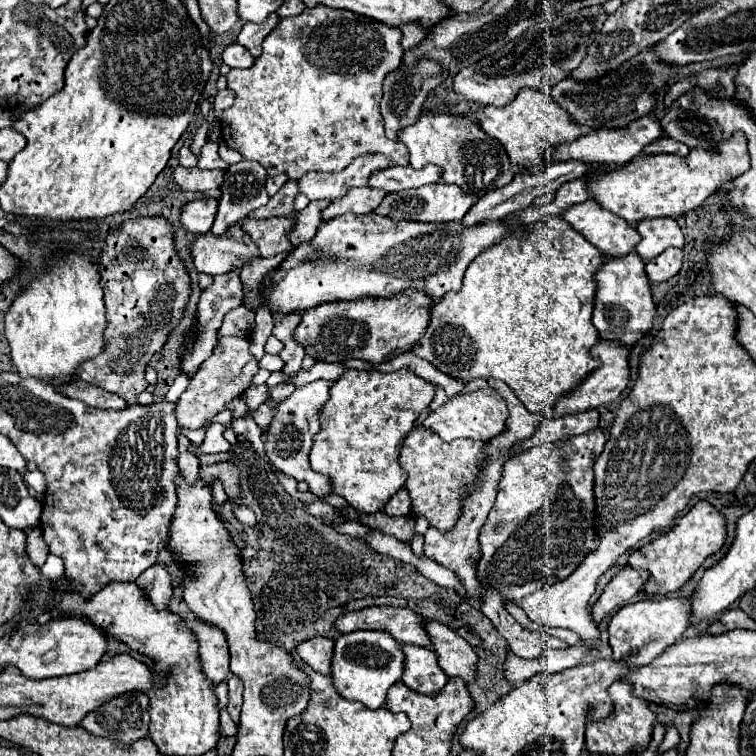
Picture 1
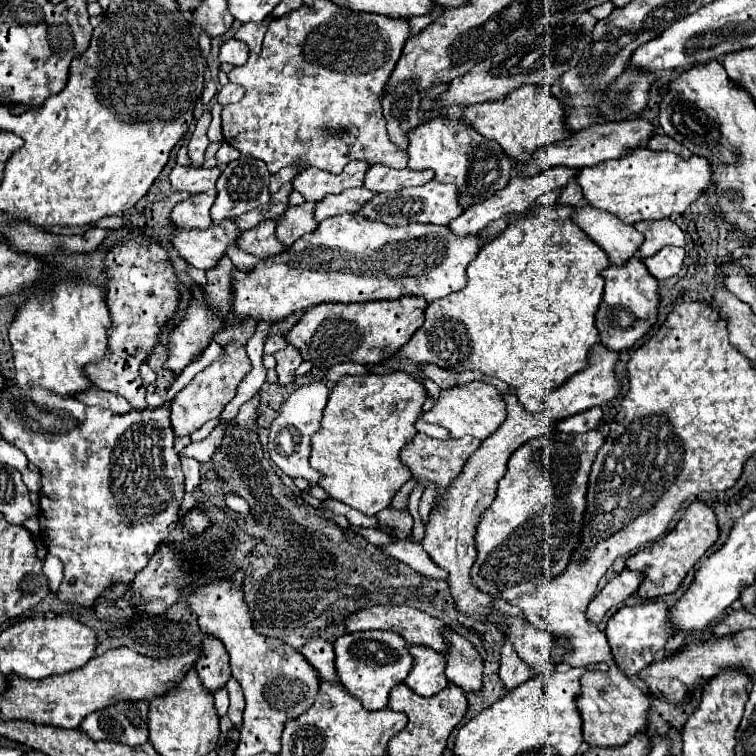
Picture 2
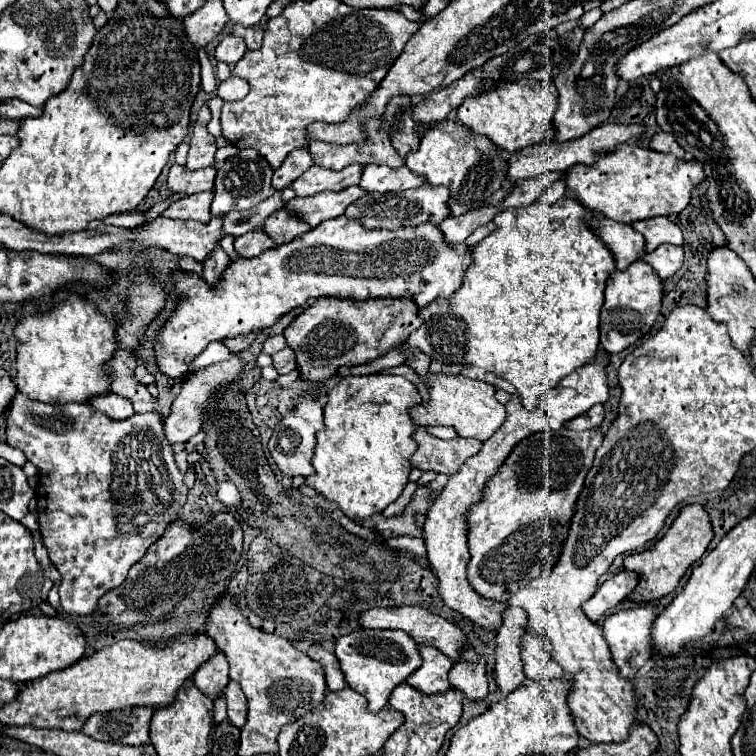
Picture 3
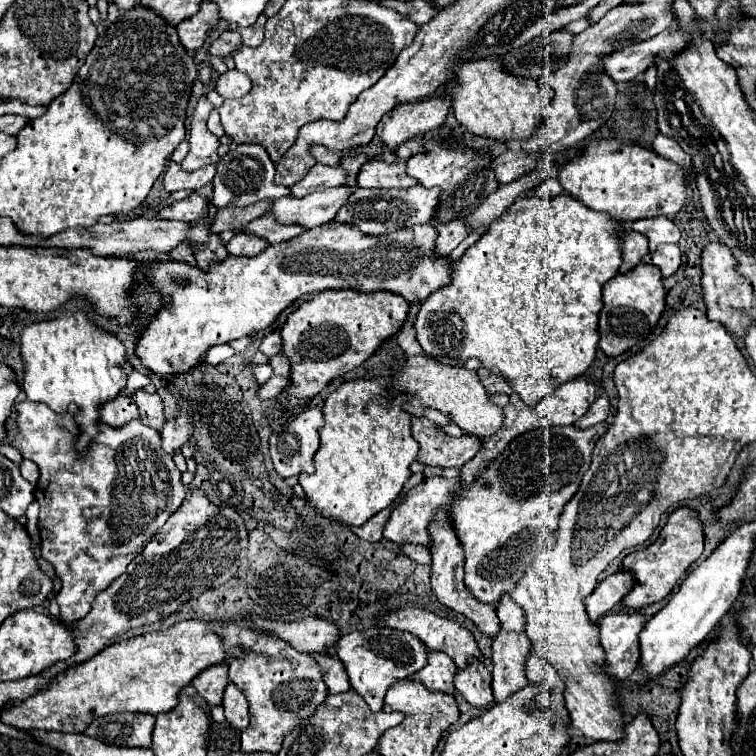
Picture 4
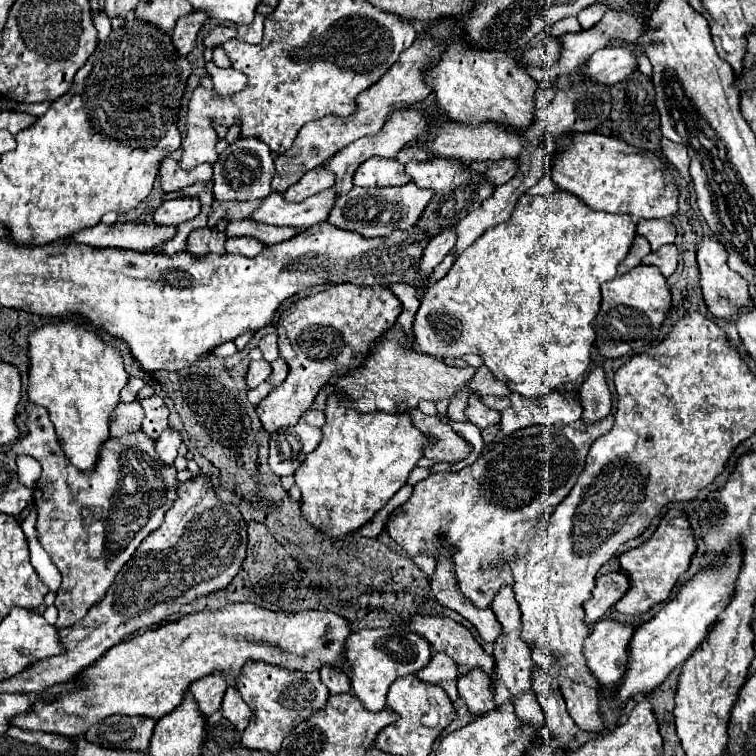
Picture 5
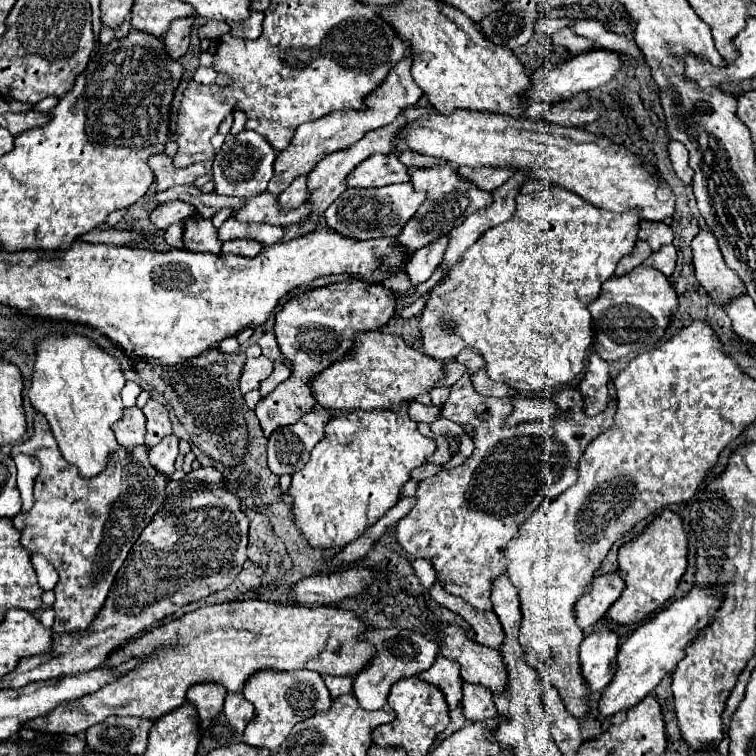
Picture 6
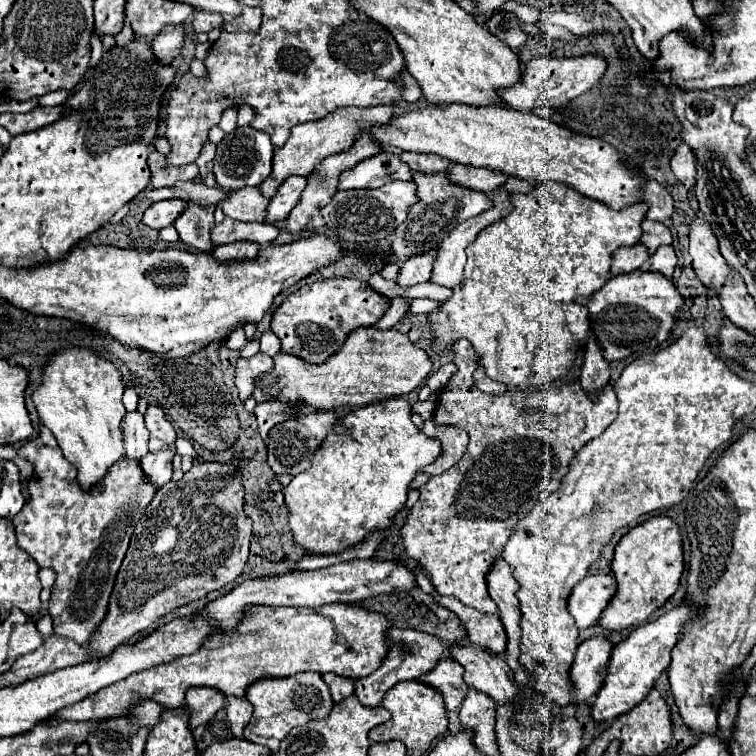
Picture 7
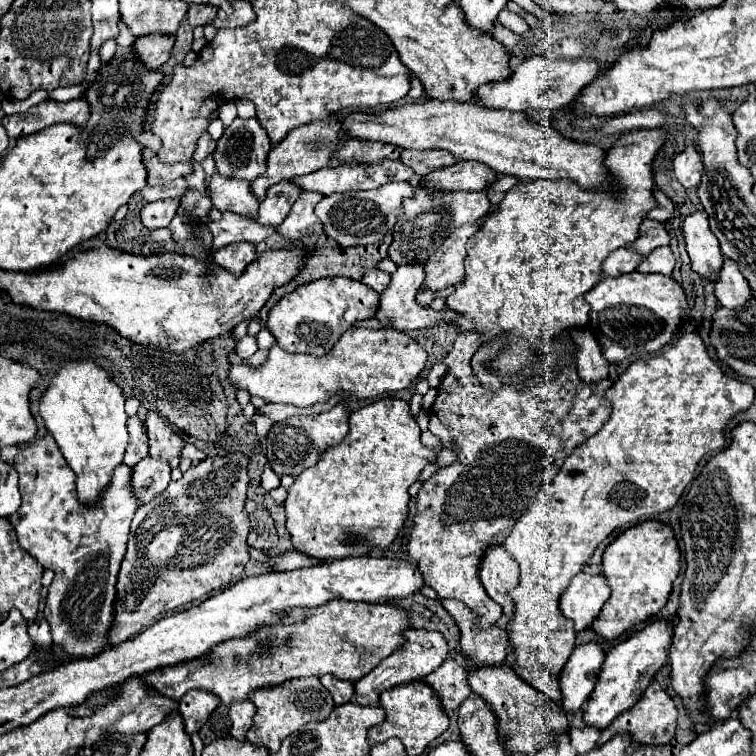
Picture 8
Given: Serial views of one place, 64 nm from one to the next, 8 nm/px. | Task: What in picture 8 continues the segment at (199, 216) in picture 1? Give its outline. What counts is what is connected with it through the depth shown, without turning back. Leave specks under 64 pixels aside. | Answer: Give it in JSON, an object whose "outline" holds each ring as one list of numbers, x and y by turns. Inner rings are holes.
{"outline":[[176,198,150,202,150,204,146,204,142,208,140,220,150,230,154,230,154,228,166,228,172,222,172,218,176,216,178,206,180,206,180,200,176,200]]}

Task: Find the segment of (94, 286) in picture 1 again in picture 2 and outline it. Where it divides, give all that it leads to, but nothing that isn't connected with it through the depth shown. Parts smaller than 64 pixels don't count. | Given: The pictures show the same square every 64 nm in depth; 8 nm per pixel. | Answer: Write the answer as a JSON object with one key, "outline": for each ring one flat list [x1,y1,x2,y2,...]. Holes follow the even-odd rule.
{"outline":[[62,282,44,298,20,306,8,336,14,350,18,388,44,388,60,396,74,396,92,388,84,368,108,350,108,326,112,326,106,300,96,286]]}

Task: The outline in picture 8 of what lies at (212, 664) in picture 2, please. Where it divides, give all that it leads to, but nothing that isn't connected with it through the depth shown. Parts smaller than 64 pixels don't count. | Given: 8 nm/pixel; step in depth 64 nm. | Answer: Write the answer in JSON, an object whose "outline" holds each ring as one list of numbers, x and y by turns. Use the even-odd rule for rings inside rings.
{"outline":[[194,690,194,692,184,694,184,696,180,698,180,708,178,708,178,712,180,712,180,716,184,718,186,732,188,732,188,734,198,732,218,704,220,704,220,700,216,700,214,694,204,692,204,690]]}

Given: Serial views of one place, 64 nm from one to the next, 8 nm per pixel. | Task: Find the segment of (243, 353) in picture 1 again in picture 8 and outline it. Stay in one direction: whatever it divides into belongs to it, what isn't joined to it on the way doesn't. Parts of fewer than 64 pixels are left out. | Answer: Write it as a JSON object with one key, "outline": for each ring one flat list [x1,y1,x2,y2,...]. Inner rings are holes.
{"outline":[[146,458,132,468,130,486,140,502,140,506,152,502,170,484,170,466,164,460]]}

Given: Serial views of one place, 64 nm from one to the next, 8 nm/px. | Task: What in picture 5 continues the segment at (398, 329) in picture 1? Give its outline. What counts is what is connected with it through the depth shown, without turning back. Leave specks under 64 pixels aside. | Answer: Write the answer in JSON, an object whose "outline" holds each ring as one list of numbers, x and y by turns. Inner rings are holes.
{"outline":[[348,282,346,284,332,284,324,292,310,294,306,298,292,302,290,308,286,308,280,314,280,320,276,324,280,358,286,360,286,364,290,366,290,372,288,372,288,378,280,386,276,386,256,406,256,412,258,412,258,418,264,426,264,430,268,434,272,434,282,426,294,426,300,420,300,416,310,410,316,394,322,390,322,386,332,376,336,376,340,372,344,374,344,372,356,368,364,360,370,344,396,322,396,316,400,314,400,310,402,310,400,300,386,286,356,286,356,284,348,284]]}

